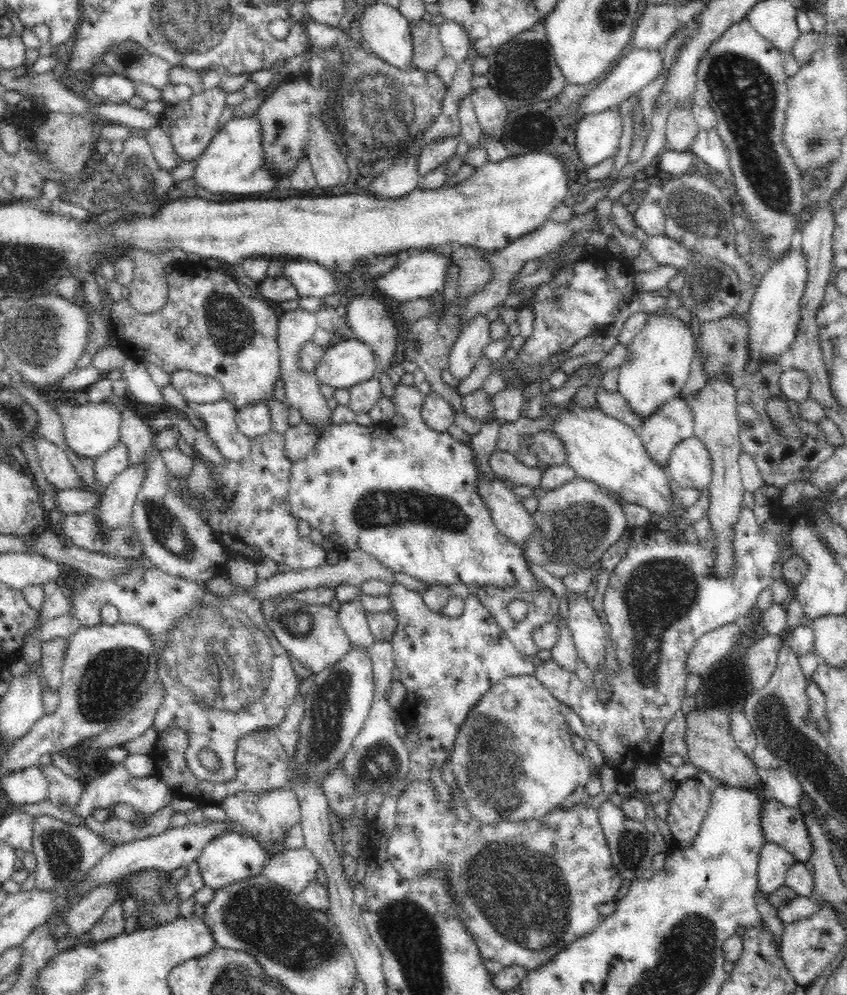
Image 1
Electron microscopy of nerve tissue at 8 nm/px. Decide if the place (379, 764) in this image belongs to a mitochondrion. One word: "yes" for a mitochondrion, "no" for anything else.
yes

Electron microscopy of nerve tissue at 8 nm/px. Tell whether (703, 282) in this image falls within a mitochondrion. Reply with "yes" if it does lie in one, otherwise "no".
yes

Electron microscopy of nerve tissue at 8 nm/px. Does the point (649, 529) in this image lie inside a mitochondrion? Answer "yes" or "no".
no

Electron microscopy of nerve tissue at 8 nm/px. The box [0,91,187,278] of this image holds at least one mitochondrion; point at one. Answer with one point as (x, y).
(140, 177)

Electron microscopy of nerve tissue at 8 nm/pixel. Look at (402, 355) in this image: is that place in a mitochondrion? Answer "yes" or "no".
no

